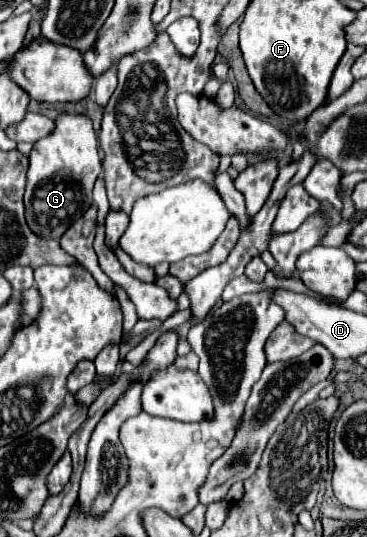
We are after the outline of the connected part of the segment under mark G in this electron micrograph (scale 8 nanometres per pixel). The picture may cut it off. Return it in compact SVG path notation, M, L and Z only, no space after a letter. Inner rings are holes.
M60 113L54 123L54 131L38 139L28 155L30 169L24 193L26 221L44 239L60 237L92 205L92 187L102 171L92 119L80 113Z

